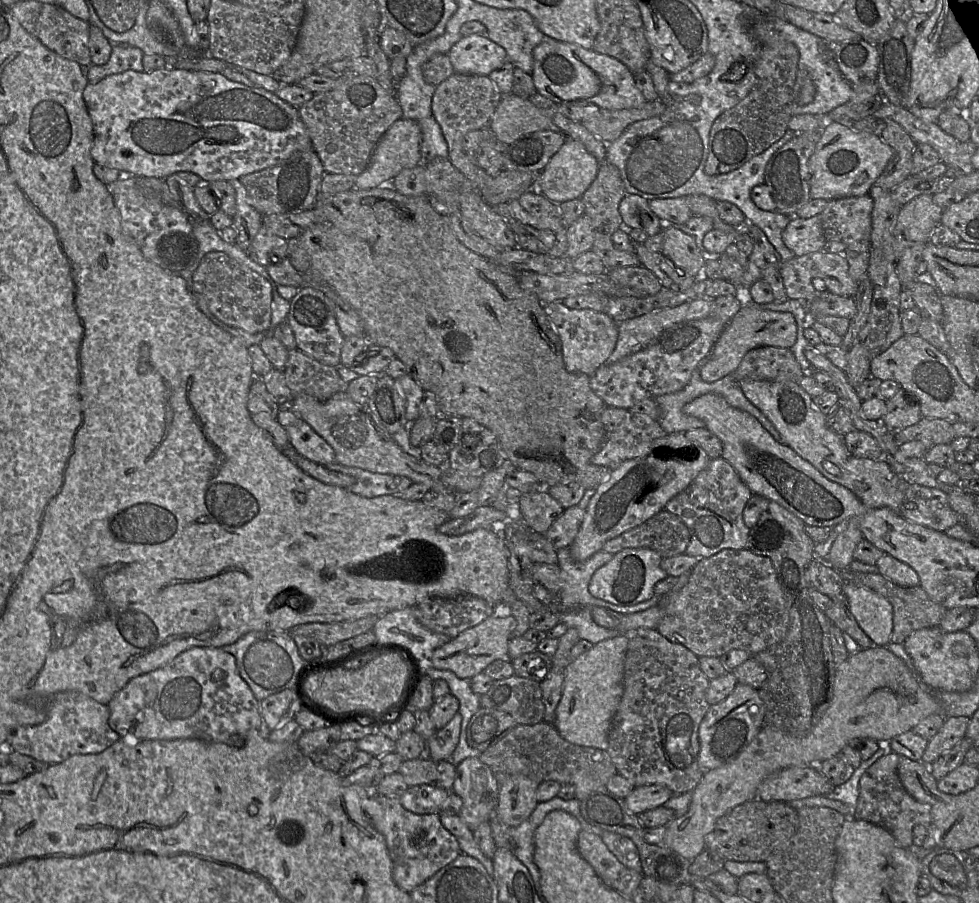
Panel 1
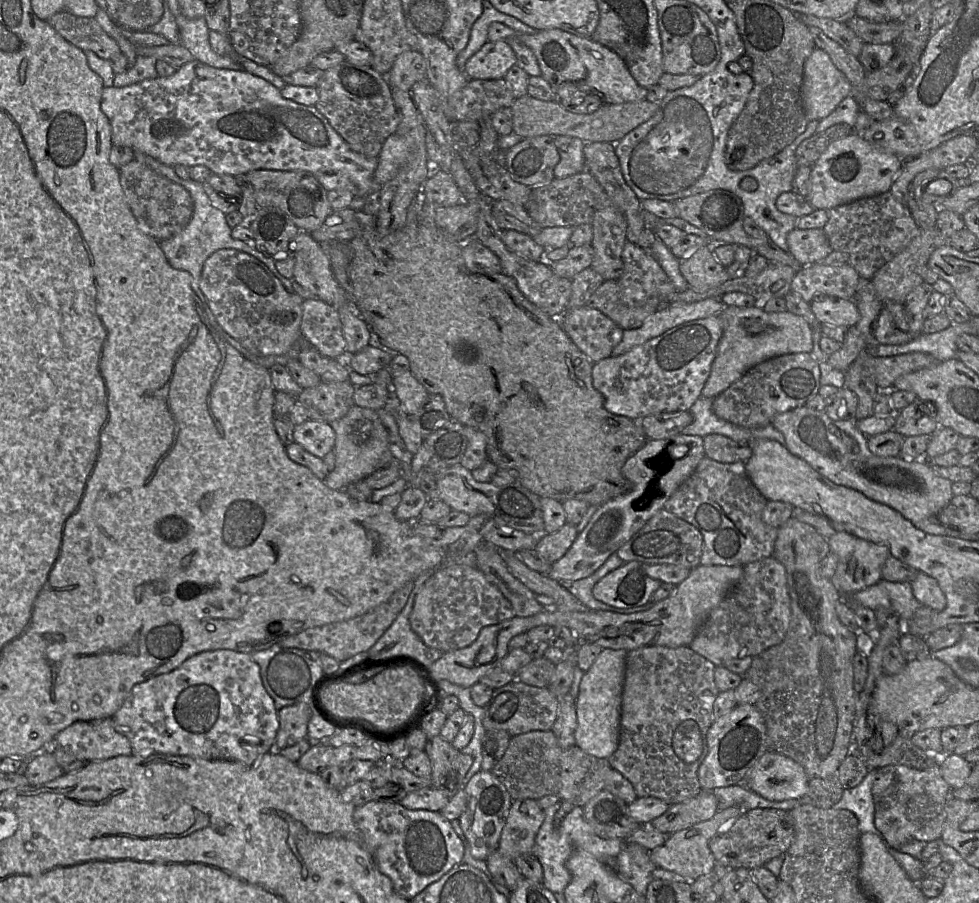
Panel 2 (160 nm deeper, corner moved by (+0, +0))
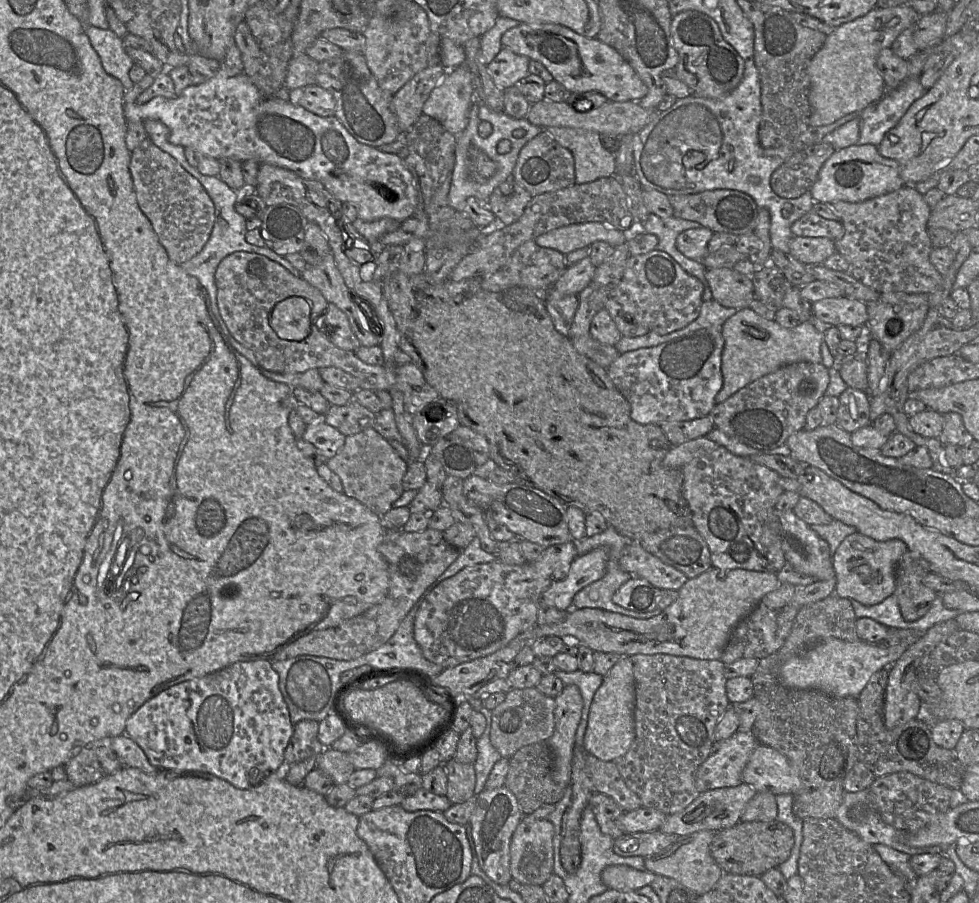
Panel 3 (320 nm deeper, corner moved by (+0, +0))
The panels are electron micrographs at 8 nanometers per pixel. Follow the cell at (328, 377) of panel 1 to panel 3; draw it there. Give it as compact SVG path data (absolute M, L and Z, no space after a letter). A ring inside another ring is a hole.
M354 398L344 406L331 405L321 420L338 429L344 436L372 428L375 413Z

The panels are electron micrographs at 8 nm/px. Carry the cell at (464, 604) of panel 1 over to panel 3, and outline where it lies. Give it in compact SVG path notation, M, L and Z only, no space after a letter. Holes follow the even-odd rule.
M574 541L549 546L541 556L522 565L508 565L499 561L475 564L441 581L424 596L414 619L413 636L424 657L445 668L482 658L507 646L519 634L537 625L538 606L542 593L553 581L566 577L578 552Z

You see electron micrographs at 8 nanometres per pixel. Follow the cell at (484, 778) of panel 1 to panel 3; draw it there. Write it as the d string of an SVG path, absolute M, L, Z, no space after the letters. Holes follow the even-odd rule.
M505 786L496 789L486 789L485 787L475 796L475 807L469 823L465 826L467 838L472 855L476 849L481 869L497 884L508 885L512 880L510 844L513 833L523 816L517 799Z

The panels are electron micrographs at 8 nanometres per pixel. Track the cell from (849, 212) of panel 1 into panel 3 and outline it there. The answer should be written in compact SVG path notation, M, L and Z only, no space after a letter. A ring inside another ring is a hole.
M903 186L862 202L829 203L844 227L842 238L834 241L836 252L851 264L850 274L879 293L904 292L931 294L939 290L944 276L930 261L933 248L928 235L932 209L923 194Z

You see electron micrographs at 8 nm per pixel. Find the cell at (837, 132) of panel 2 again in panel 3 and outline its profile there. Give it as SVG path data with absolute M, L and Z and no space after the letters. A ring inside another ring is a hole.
M820 142L794 153L771 175L770 185L772 190L782 198L794 199L800 197L810 190L816 182L822 166L835 151L836 149L831 144Z

